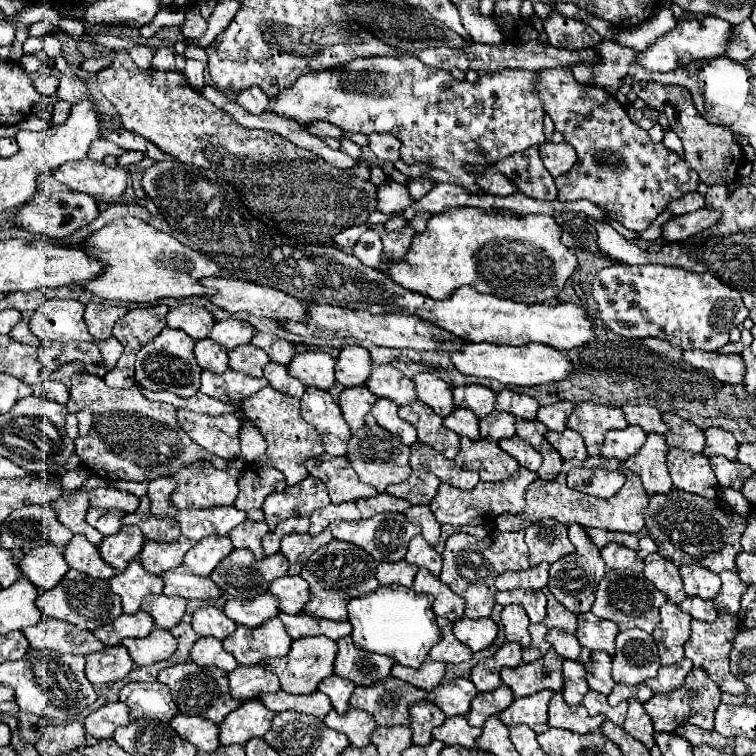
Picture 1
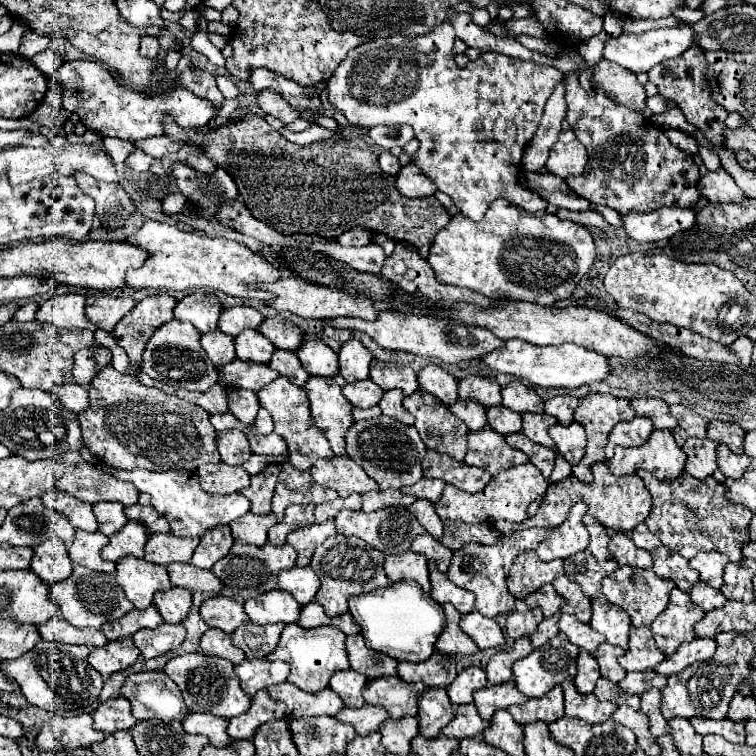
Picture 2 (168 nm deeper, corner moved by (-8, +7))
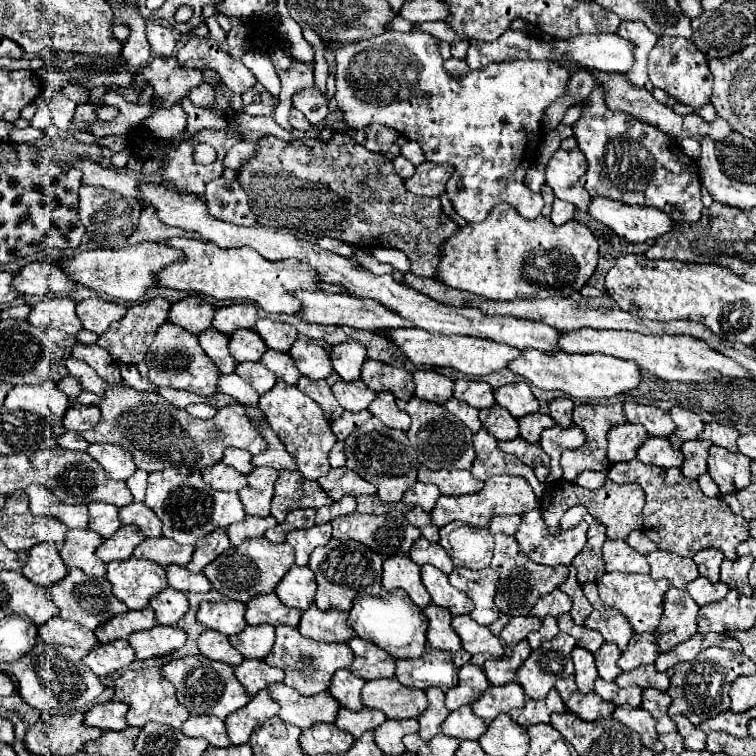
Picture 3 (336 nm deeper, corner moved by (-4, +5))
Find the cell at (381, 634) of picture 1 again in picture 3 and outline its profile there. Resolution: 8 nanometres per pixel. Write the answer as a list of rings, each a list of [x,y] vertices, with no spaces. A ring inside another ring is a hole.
[[[394,590],[382,596],[362,596],[354,602],[348,618],[350,626],[360,638],[366,638],[386,650],[392,658],[420,658],[426,650],[426,628],[428,620],[422,610],[410,602],[402,590]]]

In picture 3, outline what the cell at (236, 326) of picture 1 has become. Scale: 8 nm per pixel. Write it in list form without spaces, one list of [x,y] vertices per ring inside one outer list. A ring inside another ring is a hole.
[[[232,304],[216,310],[214,328],[230,336],[238,328],[254,328],[256,320],[258,320],[258,312],[252,304]]]

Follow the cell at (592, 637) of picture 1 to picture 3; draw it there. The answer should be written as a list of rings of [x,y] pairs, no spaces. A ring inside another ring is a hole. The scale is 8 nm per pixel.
[[[586,582],[586,584],[582,584],[582,588],[594,608],[592,614],[584,620],[584,626],[600,632],[606,642],[614,642],[620,646],[620,650],[624,650],[632,638],[632,628],[630,628],[628,620],[618,610],[604,606],[604,602],[598,596],[596,582]]]

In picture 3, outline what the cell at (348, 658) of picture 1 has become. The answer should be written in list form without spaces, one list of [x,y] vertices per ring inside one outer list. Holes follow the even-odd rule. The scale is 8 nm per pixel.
[[[352,638],[348,646],[354,652],[354,662],[350,670],[364,678],[364,680],[378,680],[378,678],[394,678],[394,658],[388,656],[382,648],[376,644],[362,640],[362,638]]]

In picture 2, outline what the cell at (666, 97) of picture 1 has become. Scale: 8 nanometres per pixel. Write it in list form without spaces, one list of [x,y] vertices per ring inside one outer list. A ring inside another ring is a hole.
[[[692,46],[692,48],[688,48],[680,58],[666,60],[664,64],[658,64],[656,68],[652,68],[652,70],[648,72],[648,80],[658,86],[658,94],[662,94],[666,100],[672,100],[672,102],[684,112],[688,124],[696,126],[696,128],[702,132],[702,136],[704,136],[714,148],[724,148],[722,136],[724,136],[724,130],[726,130],[724,120],[726,120],[728,112],[726,112],[722,106],[714,104],[712,98],[710,98],[710,88],[708,88],[708,84],[706,84],[706,80],[704,80],[704,74],[706,74],[706,72],[704,72],[704,70],[706,70],[704,64],[706,64],[706,60],[704,60],[702,48]]]

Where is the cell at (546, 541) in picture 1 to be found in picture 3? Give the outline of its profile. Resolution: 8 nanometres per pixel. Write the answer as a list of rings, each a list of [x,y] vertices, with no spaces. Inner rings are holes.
[[[534,509],[521,516],[521,525],[516,532],[520,550],[536,564],[544,566],[570,566],[574,556],[586,546],[588,524],[580,522],[576,528],[550,534],[542,519],[540,509]]]

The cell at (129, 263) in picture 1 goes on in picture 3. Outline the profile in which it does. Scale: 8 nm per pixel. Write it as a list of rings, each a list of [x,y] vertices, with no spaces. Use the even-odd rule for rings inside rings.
[[[170,238],[166,242],[172,248],[178,248],[186,254],[184,262],[174,262],[158,274],[158,286],[168,286],[176,290],[186,290],[190,294],[204,294],[216,300],[248,300],[254,306],[262,308],[268,314],[284,312],[298,314],[302,310],[300,302],[292,296],[296,290],[318,290],[320,278],[312,270],[300,268],[292,258],[290,260],[266,260],[252,248],[222,250],[214,242],[190,240],[190,238]]]

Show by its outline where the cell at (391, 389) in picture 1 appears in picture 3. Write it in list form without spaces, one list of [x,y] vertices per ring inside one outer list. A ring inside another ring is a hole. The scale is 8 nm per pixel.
[[[366,360],[362,364],[362,380],[374,392],[392,392],[400,400],[408,400],[414,394],[412,374],[404,368],[394,368],[378,360]]]

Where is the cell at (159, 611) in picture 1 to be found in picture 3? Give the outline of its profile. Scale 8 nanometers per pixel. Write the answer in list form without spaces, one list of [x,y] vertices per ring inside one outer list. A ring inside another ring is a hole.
[[[166,588],[150,598],[150,606],[156,612],[158,624],[176,624],[188,612],[188,598],[178,590]]]

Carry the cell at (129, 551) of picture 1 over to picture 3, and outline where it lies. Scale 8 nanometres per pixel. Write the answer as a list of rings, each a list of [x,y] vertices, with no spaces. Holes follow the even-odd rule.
[[[120,526],[108,540],[104,540],[98,550],[96,556],[108,564],[112,560],[126,560],[132,556],[134,548],[140,544],[140,540],[144,540],[146,536],[140,534],[138,526]]]

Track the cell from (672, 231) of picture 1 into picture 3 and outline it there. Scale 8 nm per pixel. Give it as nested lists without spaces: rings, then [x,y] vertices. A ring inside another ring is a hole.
[[[592,198],[588,214],[628,242],[646,242],[648,238],[658,238],[672,228],[672,220],[662,210],[650,206],[628,206],[608,198]]]

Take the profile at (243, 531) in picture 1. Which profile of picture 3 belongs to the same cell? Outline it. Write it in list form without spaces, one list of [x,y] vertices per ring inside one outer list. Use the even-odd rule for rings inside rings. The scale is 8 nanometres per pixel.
[[[246,516],[242,522],[232,524],[226,528],[232,546],[242,544],[248,538],[260,538],[268,528],[276,526],[276,520],[272,516],[266,518],[258,518],[258,516]]]

